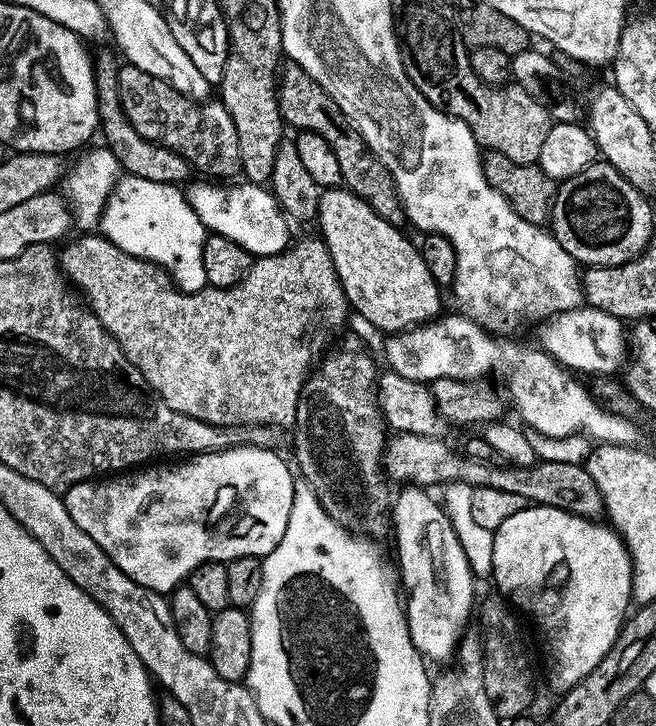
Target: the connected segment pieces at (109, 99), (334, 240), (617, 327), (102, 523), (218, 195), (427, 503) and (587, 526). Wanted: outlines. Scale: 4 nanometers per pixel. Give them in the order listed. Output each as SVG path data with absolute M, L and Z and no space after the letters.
M112 52L95 53L94 56L96 97L98 98L98 114L100 115L98 132L101 137L104 135L103 143L114 154L114 158L118 158L121 169L127 175L146 178L146 182L183 185L194 172L188 160L179 156L177 152L171 152L170 149L155 144L152 140L142 138L142 134L138 134L138 130L134 130L134 126L130 126L130 118L126 118L126 114L122 110L120 91L118 90L118 74L122 64L117 53Z
M343 186L321 191L319 224L319 235L330 250L336 277L355 315L357 312L384 334L407 332L441 315L441 285L430 274L425 253L421 249L419 252L397 225L386 222L362 198Z
M581 306L551 316L539 324L539 347L569 371L612 376L619 367L621 369L625 365L628 356L625 325L605 311Z
M251 446L202 452L183 462L160 462L99 482L84 480L67 489L62 499L70 518L74 518L74 522L78 522L78 526L86 530L98 546L102 546L105 554L125 574L134 578L134 582L161 594L171 594L203 564L227 562L243 556L263 558L276 549L278 542L282 542L294 506L296 480L294 472L292 476L287 462L278 453L271 448Z
M193 179L187 185L188 205L192 207L194 214L198 214L198 218L209 233L230 238L230 242L238 242L238 246L242 246L254 258L273 256L288 247L290 243L289 221L286 219L284 211L280 209L280 203L277 202L276 197L265 185L232 182L229 183L232 185L227 188L224 185L227 183L224 182L198 179L200 180Z
M404 486L399 489L400 497L395 497L390 508L390 524L396 528L396 560L400 563L398 580L406 597L406 615L410 638L425 661L448 660L457 653L459 642L465 633L464 626L468 615L473 615L476 596L476 584L472 570L472 562L466 551L465 541L456 533L456 525L448 517L439 503L436 504L427 496L420 486Z
M537 504L518 510L518 514L506 518L506 522L502 522L502 526L498 526L492 533L494 558L492 559L491 579L496 580L495 591L511 601L521 613L523 613L522 611L529 612L540 623L541 630L548 632L548 644L552 647L552 684L554 687L560 688L559 690L573 688L582 678L586 678L586 674L590 674L590 670L594 670L594 666L598 666L598 662L602 662L602 658L606 658L606 654L620 636L620 629L624 627L625 619L629 615L630 607L628 608L628 604L633 603L632 556L619 532L607 523L604 523L605 525L600 523L604 522L593 522L586 516L575 516L573 512L551 508L545 504Z

